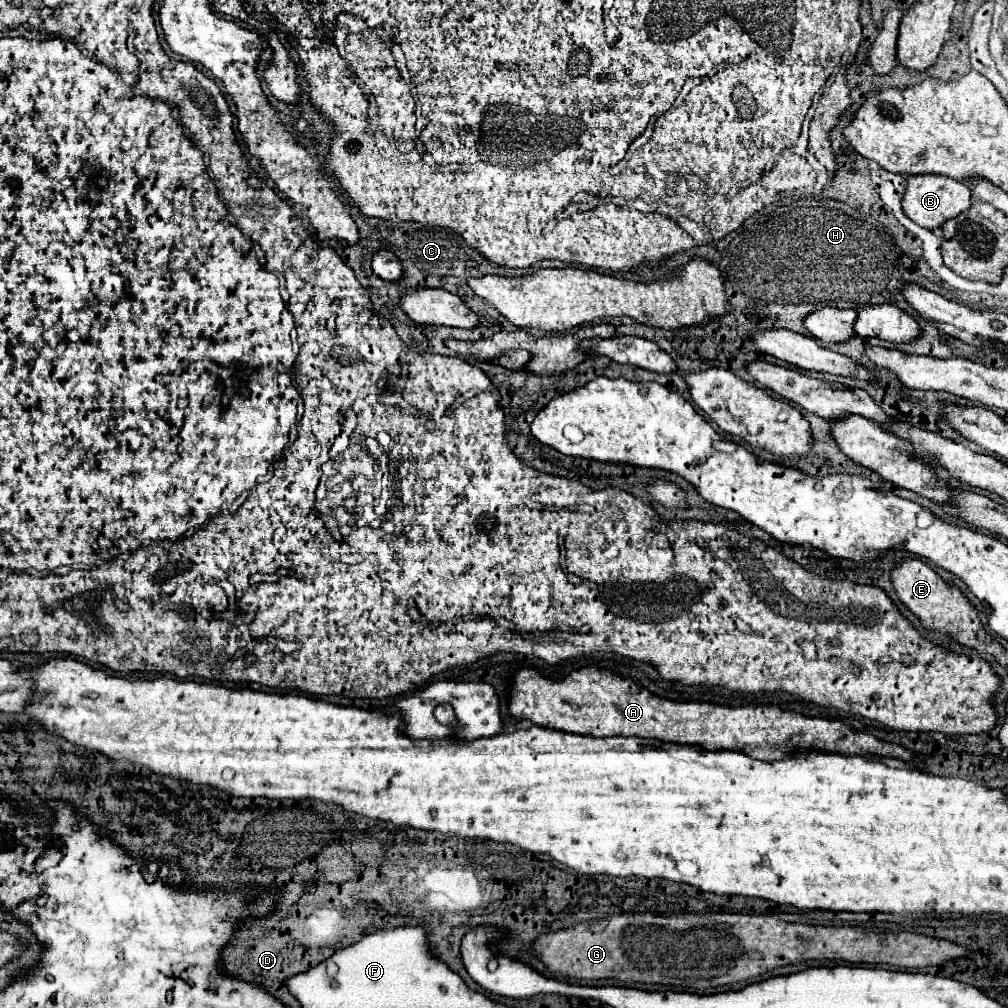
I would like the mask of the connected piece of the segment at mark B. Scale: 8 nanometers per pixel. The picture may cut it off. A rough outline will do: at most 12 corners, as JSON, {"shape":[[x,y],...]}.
{"shape":[[908,176],[902,210],[928,230],[970,206],[948,176]]}

